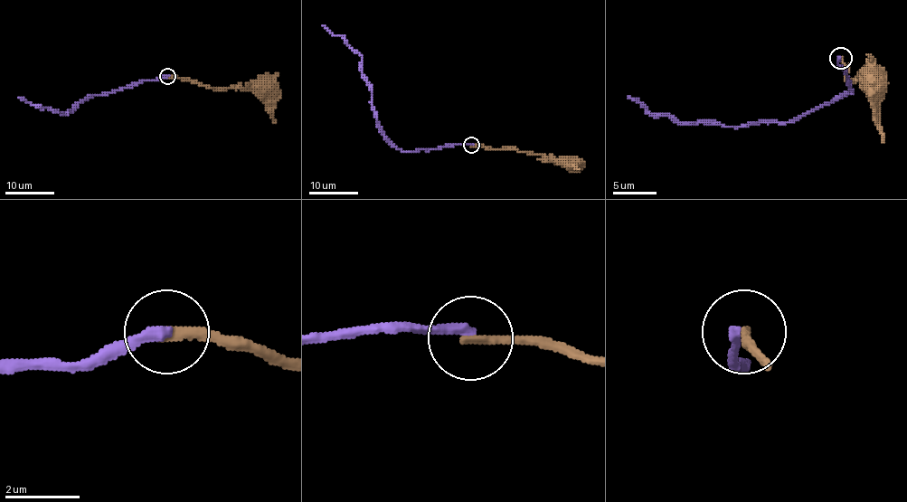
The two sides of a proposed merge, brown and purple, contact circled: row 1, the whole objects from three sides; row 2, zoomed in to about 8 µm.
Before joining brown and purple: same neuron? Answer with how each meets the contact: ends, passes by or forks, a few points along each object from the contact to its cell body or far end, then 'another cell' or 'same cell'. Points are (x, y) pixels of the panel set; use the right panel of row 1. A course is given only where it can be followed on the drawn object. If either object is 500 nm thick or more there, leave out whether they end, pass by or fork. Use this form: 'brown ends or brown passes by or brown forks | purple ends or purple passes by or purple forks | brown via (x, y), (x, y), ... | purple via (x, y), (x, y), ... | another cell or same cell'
brown ends | purple ends | brown via (840, 59), (849, 68), (846, 79), (875, 80) | purple via (840, 59), (837, 65), (853, 89), (788, 122), (684, 125), (667, 116), (652, 116), (628, 96) | another cell

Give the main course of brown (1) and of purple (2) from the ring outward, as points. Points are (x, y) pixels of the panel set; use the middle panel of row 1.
1: (471, 145), (542, 154), (550, 158), (562, 158), (571, 165)
2: (471, 145), (447, 145), (410, 152), (398, 149), (381, 130), (374, 115), (361, 57), (344, 39), (323, 25)

